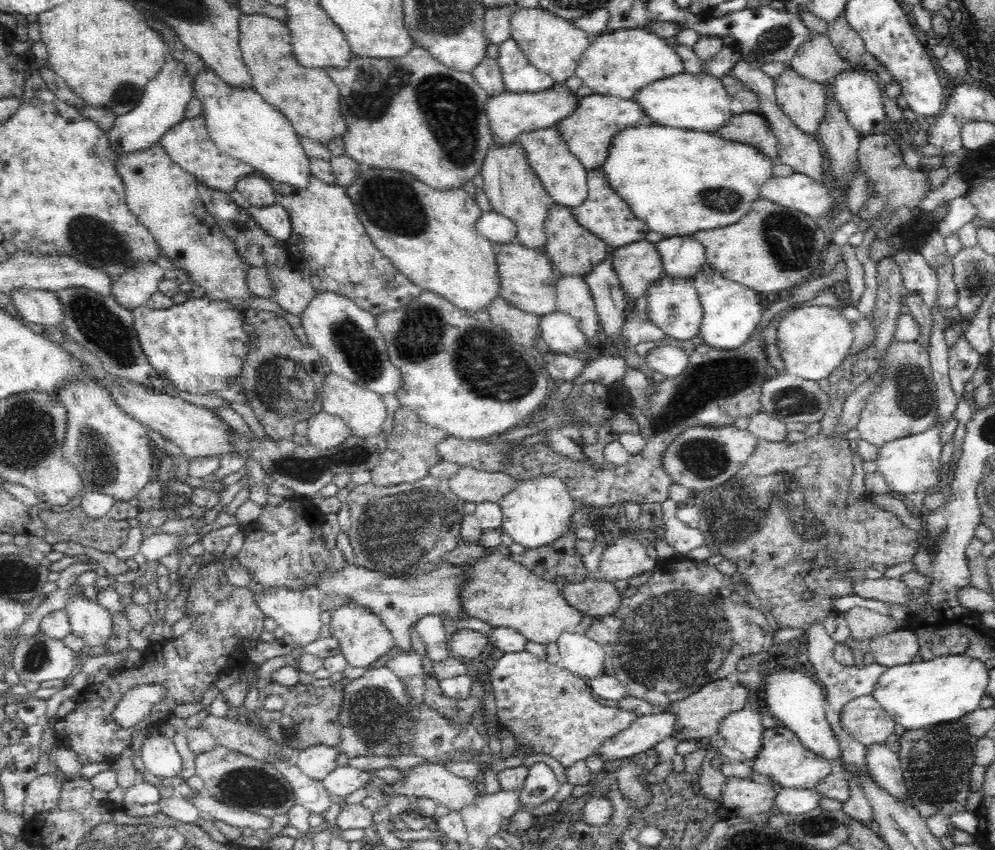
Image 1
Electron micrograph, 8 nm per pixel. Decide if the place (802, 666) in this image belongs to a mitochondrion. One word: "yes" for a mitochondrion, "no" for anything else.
no

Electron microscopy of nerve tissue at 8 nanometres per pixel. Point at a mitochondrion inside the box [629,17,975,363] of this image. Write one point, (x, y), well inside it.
(790, 240)

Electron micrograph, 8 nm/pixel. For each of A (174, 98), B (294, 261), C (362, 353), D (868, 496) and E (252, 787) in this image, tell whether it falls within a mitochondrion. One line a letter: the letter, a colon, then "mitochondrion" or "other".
A: other
B: other
C: mitochondrion
D: other
E: mitochondrion

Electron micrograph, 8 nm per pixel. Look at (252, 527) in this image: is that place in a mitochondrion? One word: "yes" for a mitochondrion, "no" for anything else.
no

